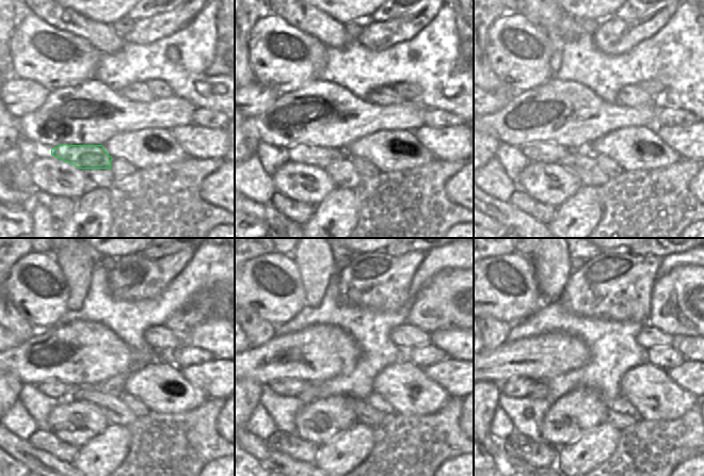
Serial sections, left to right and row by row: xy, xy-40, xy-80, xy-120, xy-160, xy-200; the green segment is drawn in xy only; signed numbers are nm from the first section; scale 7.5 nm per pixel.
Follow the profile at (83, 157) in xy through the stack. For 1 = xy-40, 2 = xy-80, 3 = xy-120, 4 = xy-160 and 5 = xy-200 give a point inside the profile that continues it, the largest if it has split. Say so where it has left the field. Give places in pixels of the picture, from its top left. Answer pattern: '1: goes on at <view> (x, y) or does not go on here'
1: goes on at xy-40 (315, 155)
2: goes on at xy-80 (546, 152)
3: goes on at xy-120 (56, 389)
4: goes on at xy-160 (287, 386)
5: goes on at xy-200 (515, 386)

